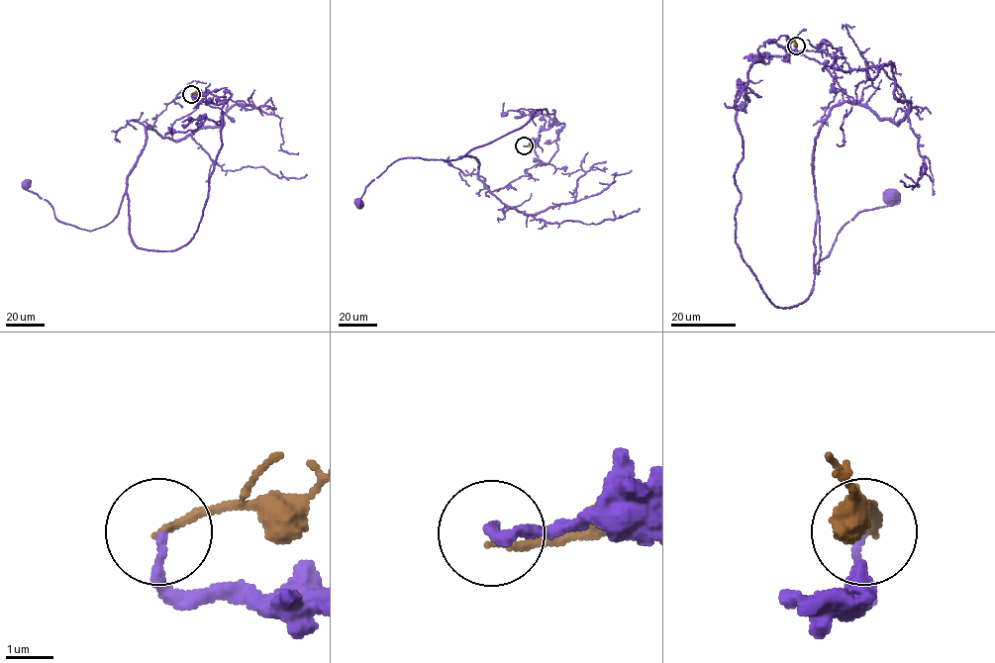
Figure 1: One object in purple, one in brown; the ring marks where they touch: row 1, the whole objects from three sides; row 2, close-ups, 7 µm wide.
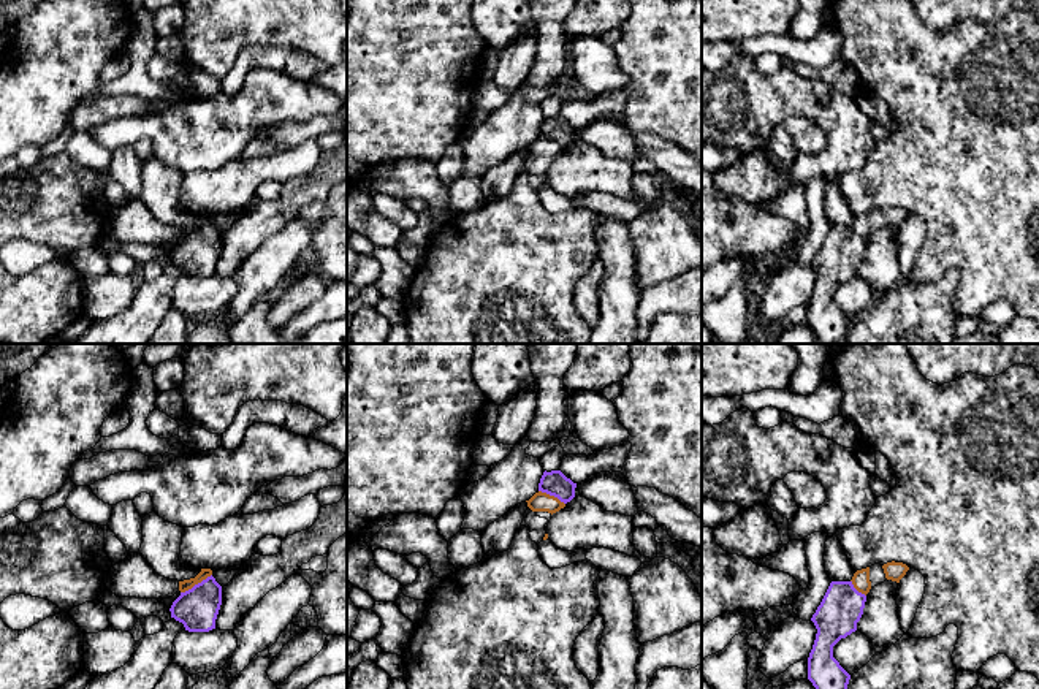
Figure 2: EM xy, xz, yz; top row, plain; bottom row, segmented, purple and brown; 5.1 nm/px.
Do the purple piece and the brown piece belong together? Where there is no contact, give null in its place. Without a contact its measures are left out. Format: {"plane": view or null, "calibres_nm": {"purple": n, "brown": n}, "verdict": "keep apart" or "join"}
{"plane": "xy", "calibres_nm": {"purple": 220, "brown": 60}, "verdict": "keep apart"}

